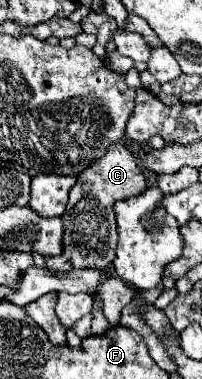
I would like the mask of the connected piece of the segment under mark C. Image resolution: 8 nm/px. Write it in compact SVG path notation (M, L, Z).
M114 144L114 148L110 148L110 152L106 152L102 160L96 160L94 164L90 164L90 168L82 170L78 182L72 186L70 200L62 216L64 226L70 226L70 234L66 234L64 238L66 242L62 254L46 258L46 268L62 272L72 268L112 270L118 244L114 202L138 196L144 190L146 190L146 178L138 168L134 156L122 144Z

